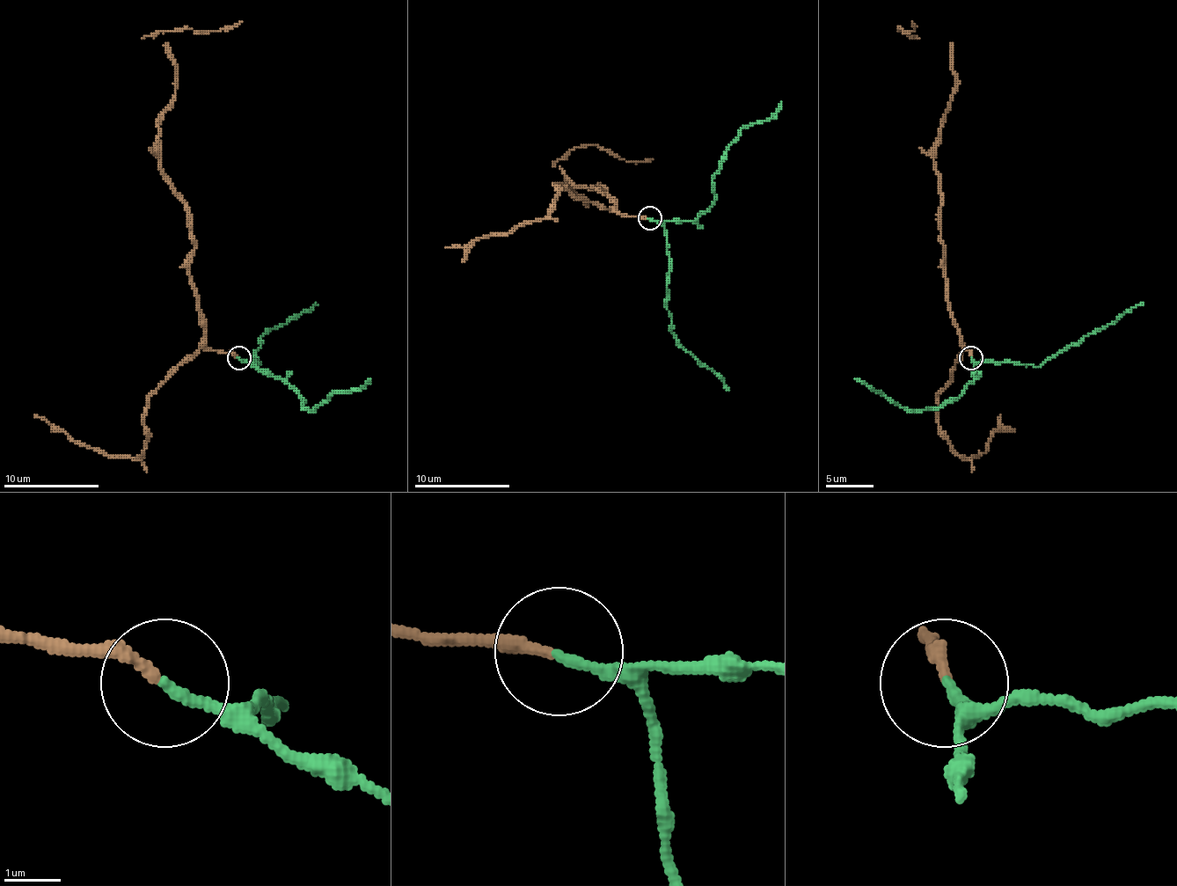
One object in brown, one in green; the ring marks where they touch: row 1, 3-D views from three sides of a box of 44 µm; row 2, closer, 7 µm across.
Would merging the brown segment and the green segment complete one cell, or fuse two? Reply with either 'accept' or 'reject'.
accept

